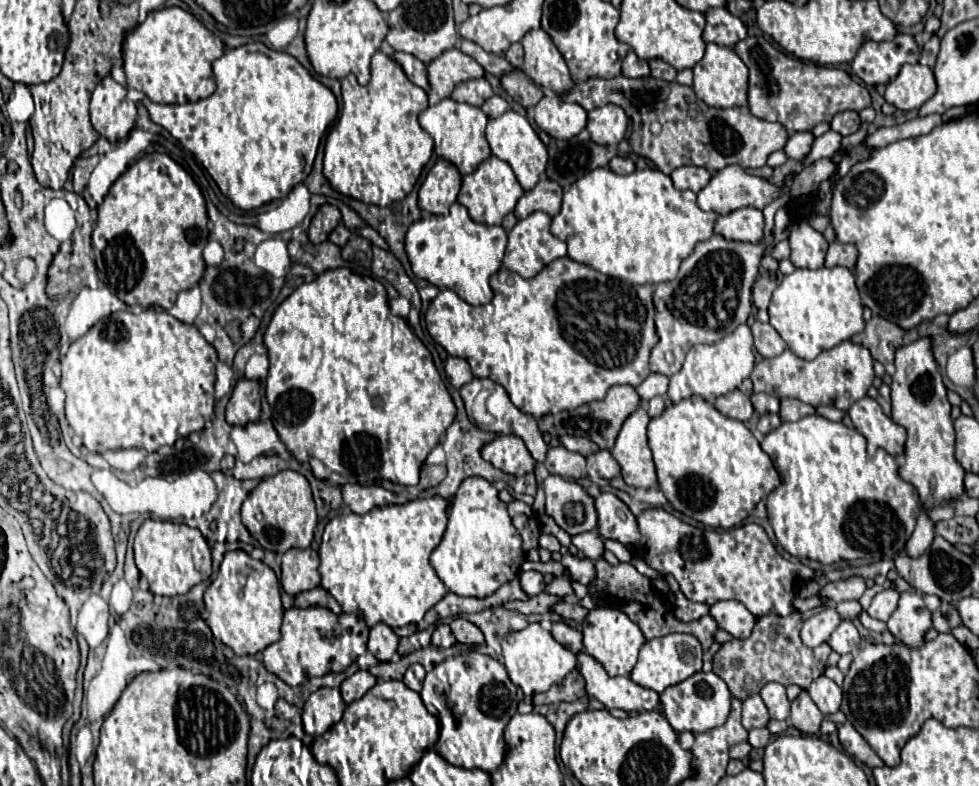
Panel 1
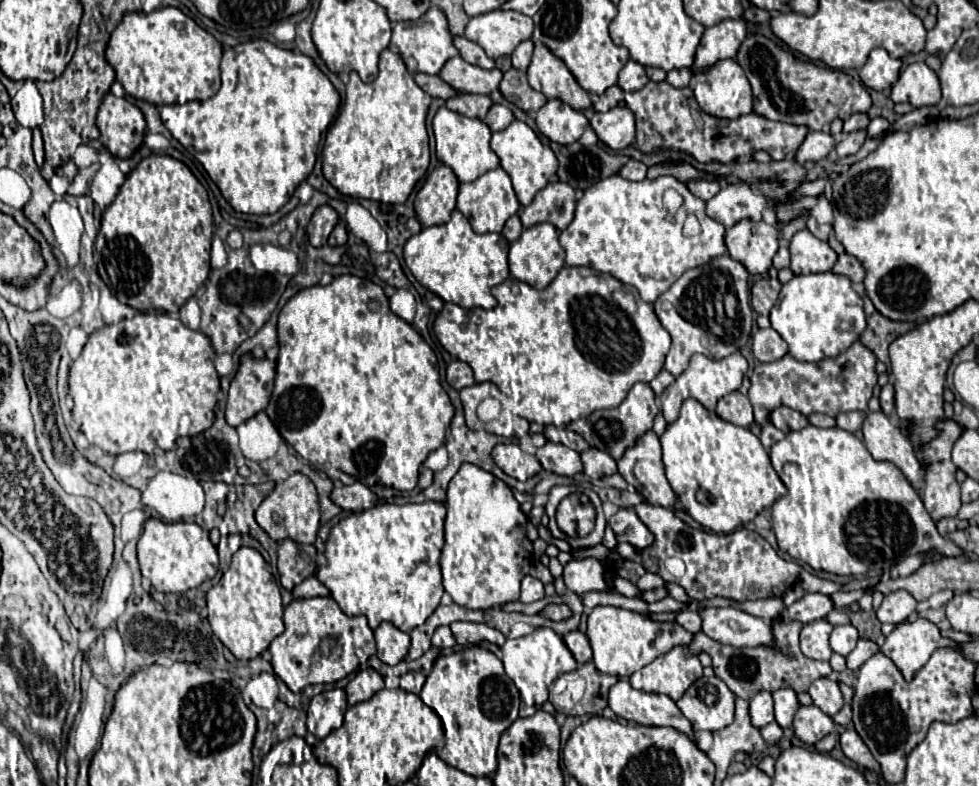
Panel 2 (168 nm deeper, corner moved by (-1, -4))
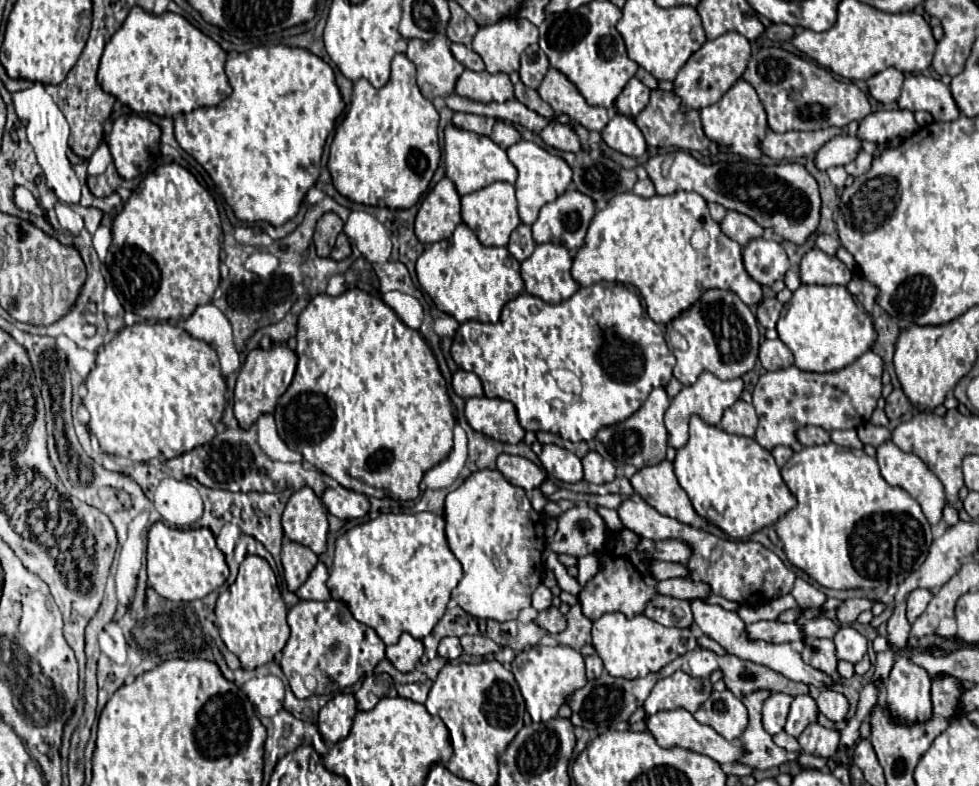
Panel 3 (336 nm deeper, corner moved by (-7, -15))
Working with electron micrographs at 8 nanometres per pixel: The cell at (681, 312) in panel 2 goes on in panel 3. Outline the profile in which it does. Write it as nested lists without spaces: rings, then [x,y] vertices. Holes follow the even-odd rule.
[[[707,289],[689,309],[681,311],[671,321],[671,327],[677,329],[689,343],[687,351],[671,347],[677,357],[673,377],[683,385],[693,385],[701,371],[709,371],[719,379],[737,379],[753,369],[759,351],[759,325],[751,309],[741,303],[733,291],[725,289]]]

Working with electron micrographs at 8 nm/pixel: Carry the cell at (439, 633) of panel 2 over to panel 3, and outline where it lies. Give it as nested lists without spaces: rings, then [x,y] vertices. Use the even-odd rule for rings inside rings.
[[[445,637],[445,639],[441,639],[441,643],[439,643],[439,655],[443,659],[451,659],[453,661],[461,653],[463,651],[461,651],[461,645],[459,645],[459,637]]]

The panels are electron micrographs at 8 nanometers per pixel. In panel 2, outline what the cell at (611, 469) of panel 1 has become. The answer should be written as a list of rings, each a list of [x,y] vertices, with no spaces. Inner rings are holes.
[[[589,448],[581,452],[581,462],[583,462],[583,472],[589,478],[601,478],[601,476],[611,476],[617,472],[617,462],[603,450]]]

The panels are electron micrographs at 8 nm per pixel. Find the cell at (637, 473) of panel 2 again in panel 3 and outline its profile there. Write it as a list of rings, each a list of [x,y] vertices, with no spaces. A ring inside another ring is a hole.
[[[663,459],[653,467],[643,467],[629,481],[635,493],[645,499],[651,507],[655,507],[661,515],[673,517],[697,529],[703,525],[703,519],[695,513],[687,493],[677,483],[671,461]]]

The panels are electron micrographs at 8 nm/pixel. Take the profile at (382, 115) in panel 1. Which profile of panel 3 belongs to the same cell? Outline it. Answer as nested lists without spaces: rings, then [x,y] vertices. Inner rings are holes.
[[[397,53],[391,65],[391,79],[385,87],[375,89],[367,79],[359,79],[353,85],[351,109],[345,115],[343,123],[337,127],[337,133],[331,143],[329,171],[333,177],[335,189],[343,197],[355,203],[363,203],[363,205],[389,207],[389,209],[413,207],[421,199],[421,195],[427,191],[429,181],[439,164],[441,153],[439,153],[438,125],[437,109],[427,97],[421,95],[415,83],[415,65],[407,59],[407,55]]]

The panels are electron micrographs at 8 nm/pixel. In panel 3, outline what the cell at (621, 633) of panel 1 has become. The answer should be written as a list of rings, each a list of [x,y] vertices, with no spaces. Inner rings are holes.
[[[605,613],[593,623],[591,635],[593,635],[593,647],[603,659],[605,671],[613,677],[623,677],[623,679],[637,679],[649,673],[657,673],[673,659],[697,647],[691,629],[665,627],[645,615],[635,615],[633,619],[629,619],[623,613]]]

